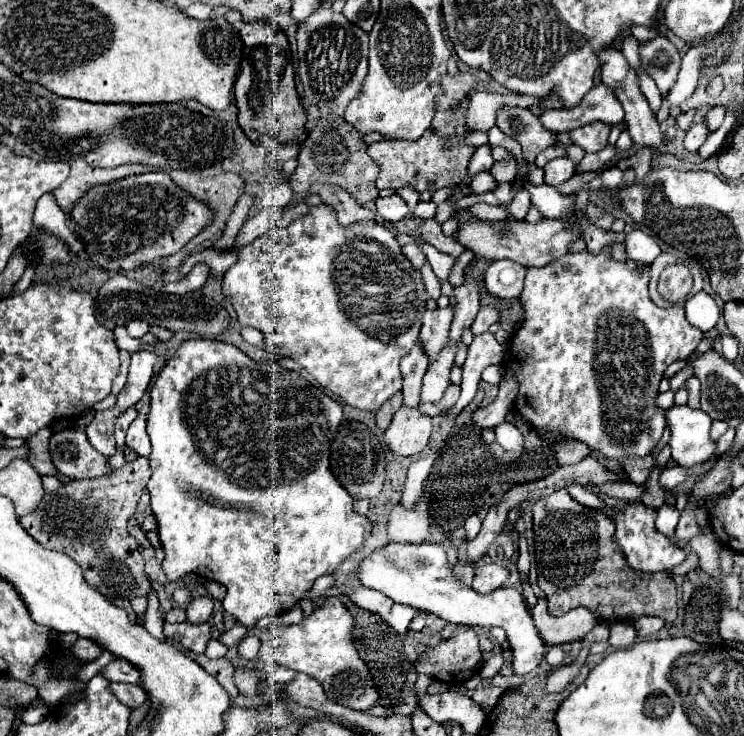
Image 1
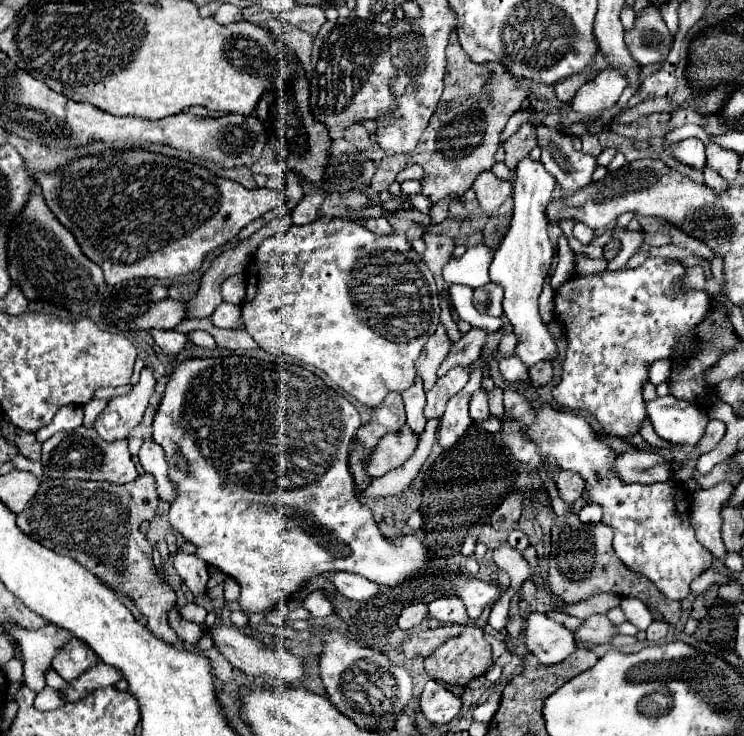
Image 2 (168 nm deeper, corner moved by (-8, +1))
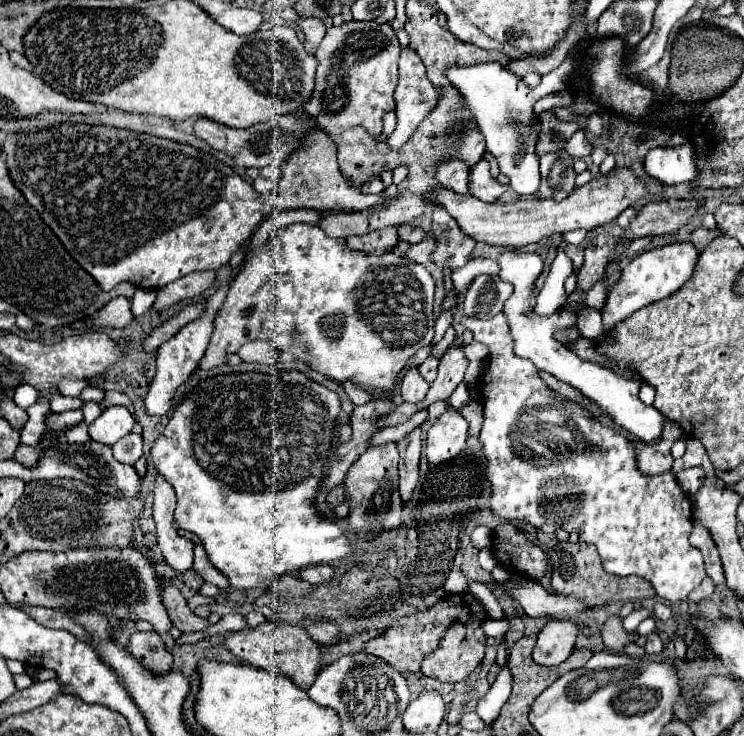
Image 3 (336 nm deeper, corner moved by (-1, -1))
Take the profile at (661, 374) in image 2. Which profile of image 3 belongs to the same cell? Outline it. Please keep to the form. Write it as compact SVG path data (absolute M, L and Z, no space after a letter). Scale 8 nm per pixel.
M585 308L577 314L577 328L581 334L593 342L597 342L603 336L603 322L601 312L597 308Z

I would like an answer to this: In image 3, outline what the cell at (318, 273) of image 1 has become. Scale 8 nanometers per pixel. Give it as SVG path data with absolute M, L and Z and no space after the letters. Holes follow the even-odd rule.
M291 224L283 230L277 230L271 236L271 260L275 266L275 284L277 284L277 302L275 308L271 308L265 318L263 318L263 336L265 340L279 352L279 358L295 358L301 360L305 364L309 364L313 370L337 380L337 382L353 382L353 384L367 384L373 388L381 388L381 390L391 390L393 382L399 378L399 372L403 370L405 362L421 348L431 344L433 340L433 328L435 328L435 318L433 318L433 292L435 292L435 282L431 278L431 274L407 260L397 256L395 252L387 252L381 256L373 256L373 254L363 254L363 252L353 252L347 248L343 238L329 238L325 236L325 232L321 232L319 226L313 224ZM293 332L299 332L299 340L293 338Z

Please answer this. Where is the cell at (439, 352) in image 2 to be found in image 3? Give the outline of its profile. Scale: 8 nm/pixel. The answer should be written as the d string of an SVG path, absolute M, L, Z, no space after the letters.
M411 368L401 380L401 396L405 402L411 402L411 404L423 402L427 390L429 390L429 382L423 380L417 368Z

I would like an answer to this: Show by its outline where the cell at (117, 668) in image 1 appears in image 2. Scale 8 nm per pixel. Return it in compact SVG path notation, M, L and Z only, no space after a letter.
M98 662L96 666L92 666L90 670L86 670L80 678L72 680L70 686L66 690L62 690L62 696L68 702L72 702L72 700L88 696L90 692L94 692L98 688L118 684L120 680L124 680L124 676L120 674L120 670L116 670L114 666L108 666L104 662Z

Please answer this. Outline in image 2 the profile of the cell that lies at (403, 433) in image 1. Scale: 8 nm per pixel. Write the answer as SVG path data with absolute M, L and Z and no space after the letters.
M404 426L396 434L386 434L380 438L376 450L370 456L368 462L368 474L372 478L378 478L398 466L402 466L416 450L420 436L412 432L408 426Z

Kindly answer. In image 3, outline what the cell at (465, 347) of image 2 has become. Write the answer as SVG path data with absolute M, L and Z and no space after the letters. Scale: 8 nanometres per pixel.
M429 356L421 366L419 366L419 374L427 380L427 382L433 382L435 380L435 376L437 376L437 358L433 358L433 356Z

